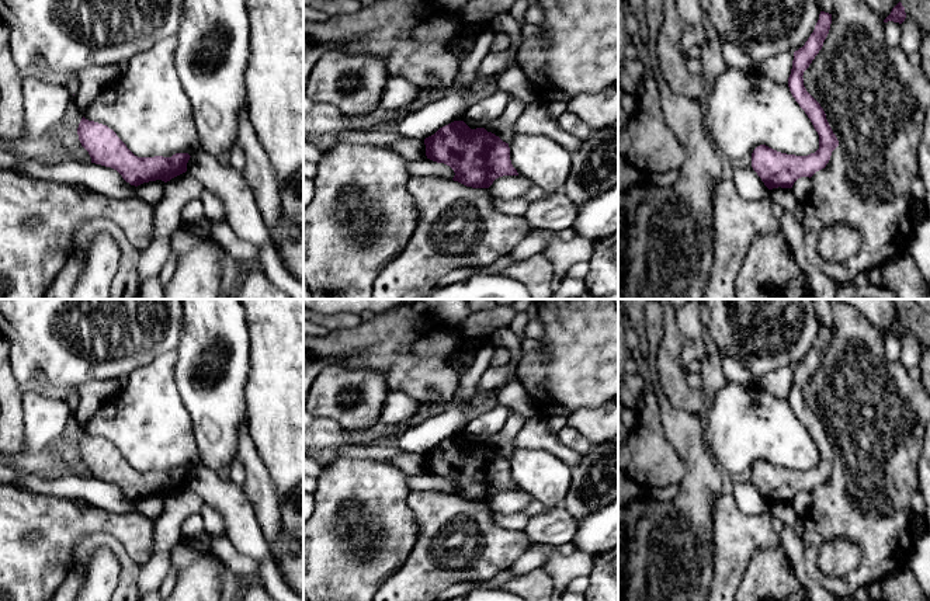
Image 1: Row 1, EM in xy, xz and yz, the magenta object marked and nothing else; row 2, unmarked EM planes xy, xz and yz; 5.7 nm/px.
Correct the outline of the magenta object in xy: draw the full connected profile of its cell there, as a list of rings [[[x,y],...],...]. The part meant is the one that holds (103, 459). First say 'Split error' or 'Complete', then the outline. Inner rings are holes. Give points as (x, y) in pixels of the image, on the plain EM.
Complete. [[[81,432],[77,449],[91,477],[117,484],[131,500],[162,494],[164,497],[187,486],[188,468],[171,472],[138,472],[107,440]]]

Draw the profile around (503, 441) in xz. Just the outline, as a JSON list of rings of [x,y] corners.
[[[511,411],[503,428],[497,434],[487,437],[483,442],[499,451],[503,456],[510,458],[516,449],[514,438],[525,421],[525,417]]]

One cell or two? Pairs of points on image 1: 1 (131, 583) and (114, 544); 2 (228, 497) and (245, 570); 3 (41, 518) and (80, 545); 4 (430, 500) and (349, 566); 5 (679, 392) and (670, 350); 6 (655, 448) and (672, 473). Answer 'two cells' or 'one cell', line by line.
1: one cell
2: two cells
3: two cells
4: two cells
5: one cell
6: one cell

